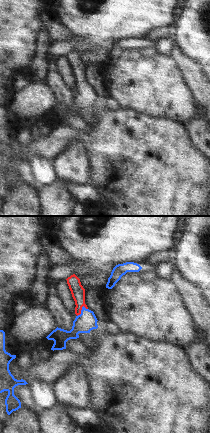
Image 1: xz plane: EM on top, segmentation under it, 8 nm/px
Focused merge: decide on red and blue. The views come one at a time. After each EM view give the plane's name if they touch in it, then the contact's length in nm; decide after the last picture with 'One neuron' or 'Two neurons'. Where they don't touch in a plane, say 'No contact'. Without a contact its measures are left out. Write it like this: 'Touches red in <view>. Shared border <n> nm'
Touches red in xz. Shared border 110 nm

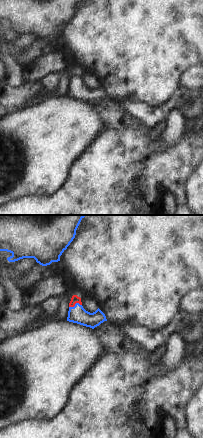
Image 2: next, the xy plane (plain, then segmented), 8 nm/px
Touches red in xy. Shared border 110 nm

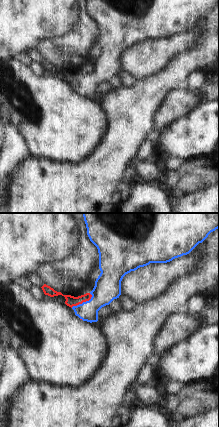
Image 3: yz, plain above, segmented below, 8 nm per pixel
Touches red in yz. Shared border 200 nm

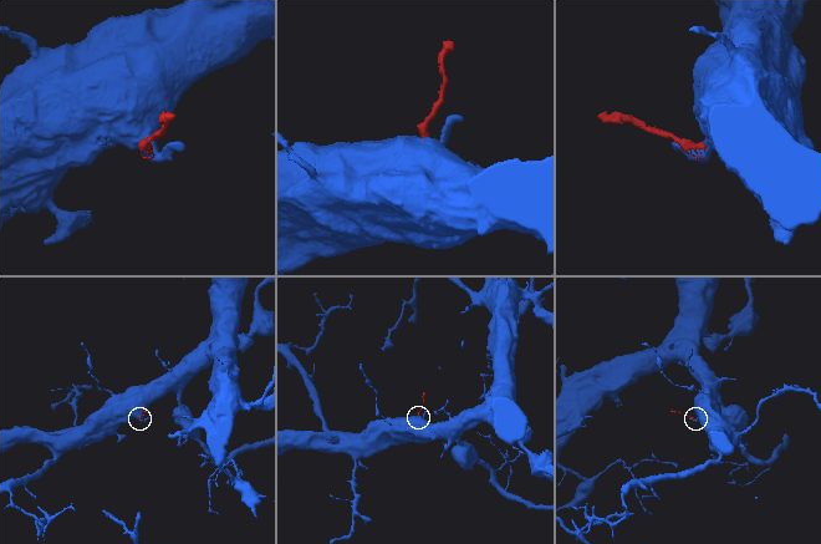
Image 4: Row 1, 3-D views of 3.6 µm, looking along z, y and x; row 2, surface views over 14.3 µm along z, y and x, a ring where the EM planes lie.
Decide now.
One neuron

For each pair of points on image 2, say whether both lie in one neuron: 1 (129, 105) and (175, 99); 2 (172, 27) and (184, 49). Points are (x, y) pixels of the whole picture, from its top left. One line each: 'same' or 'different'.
1: same
2: same

